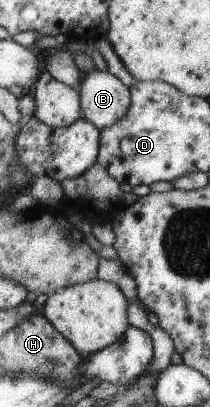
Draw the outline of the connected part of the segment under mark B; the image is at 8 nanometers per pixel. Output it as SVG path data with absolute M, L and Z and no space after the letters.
M93 68L83 74L79 92L84 117L101 131L121 120L131 107L130 88L108 70Z

